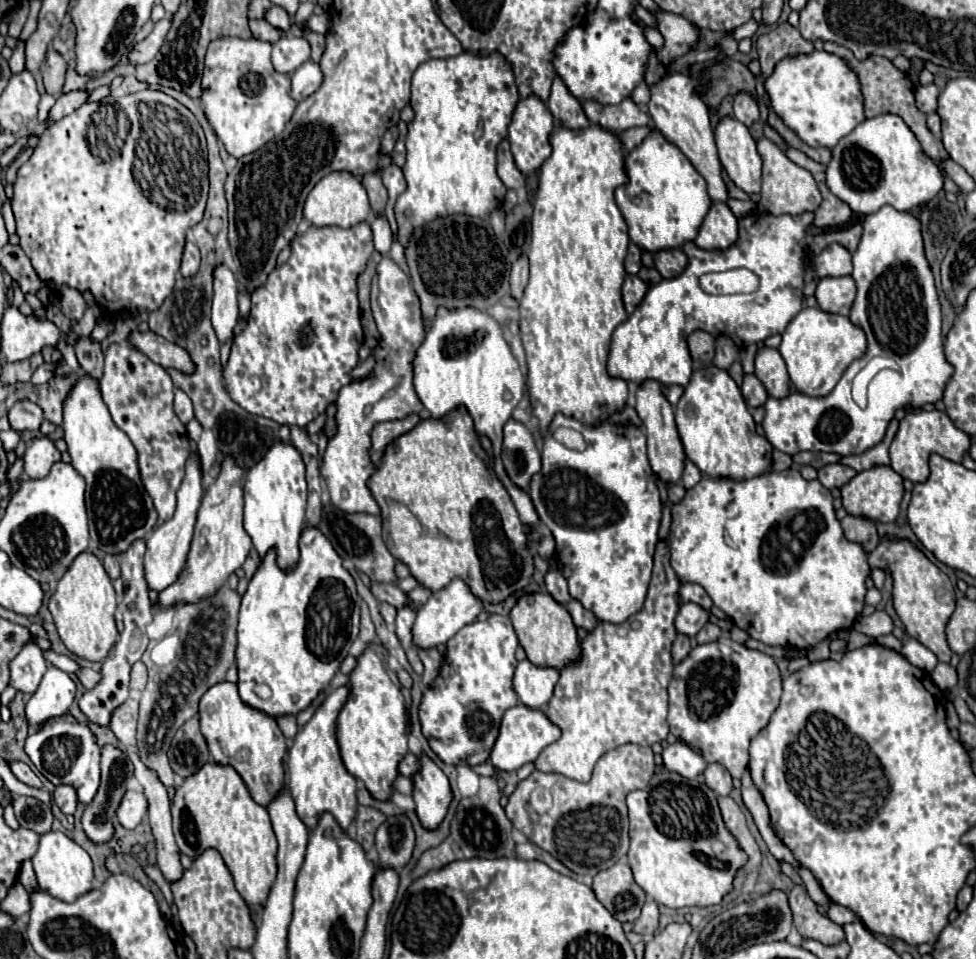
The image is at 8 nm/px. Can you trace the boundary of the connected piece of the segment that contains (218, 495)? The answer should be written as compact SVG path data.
M225 457L221 465L221 473L205 491L205 497L199 507L195 535L191 541L191 549L185 561L185 567L175 583L163 589L157 595L157 609L173 607L179 603L199 603L203 599L213 597L245 561L251 551L251 539L243 529L243 489L241 489L241 475L243 471L233 463L231 457Z

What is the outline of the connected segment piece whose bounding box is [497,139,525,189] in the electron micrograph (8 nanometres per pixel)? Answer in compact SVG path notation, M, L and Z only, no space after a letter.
M503 139L497 149L497 175L505 183L507 189L519 189L525 185L521 171L513 163L513 155L509 149L509 139Z

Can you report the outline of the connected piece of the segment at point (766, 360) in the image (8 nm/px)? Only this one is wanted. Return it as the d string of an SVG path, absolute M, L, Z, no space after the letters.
M759 349L755 357L755 377L765 385L769 397L783 399L789 395L789 375L777 349Z

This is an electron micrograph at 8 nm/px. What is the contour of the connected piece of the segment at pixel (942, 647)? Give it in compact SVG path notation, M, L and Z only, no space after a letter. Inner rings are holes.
M881 541L877 551L869 555L869 567L881 567L893 575L893 607L905 625L909 637L931 649L941 663L951 661L951 647L947 645L945 627L955 611L955 589L949 577L935 567L919 549L909 541Z

